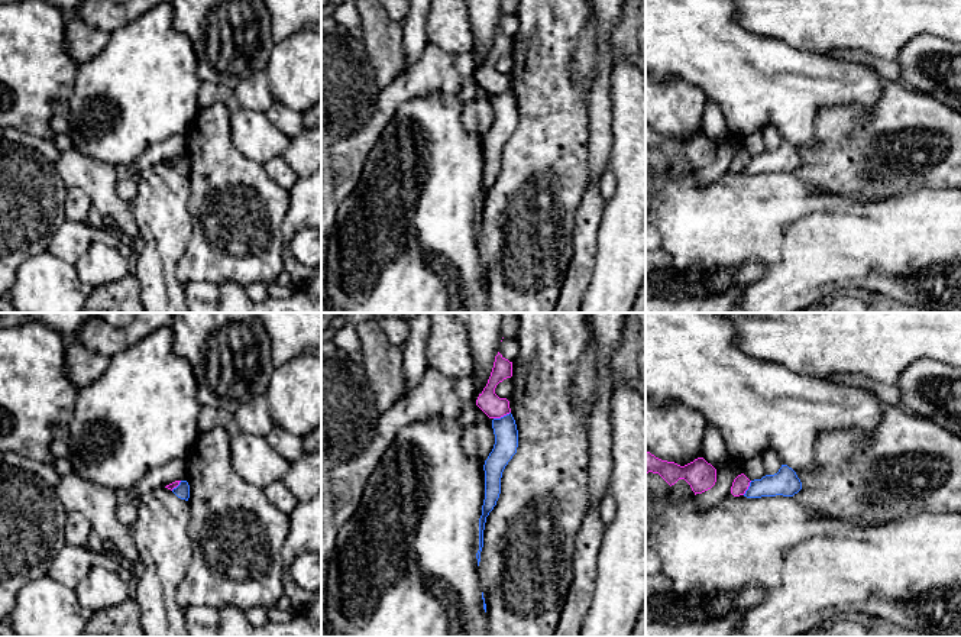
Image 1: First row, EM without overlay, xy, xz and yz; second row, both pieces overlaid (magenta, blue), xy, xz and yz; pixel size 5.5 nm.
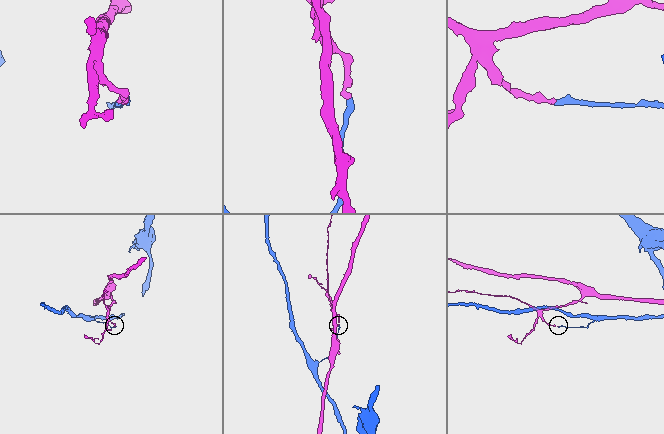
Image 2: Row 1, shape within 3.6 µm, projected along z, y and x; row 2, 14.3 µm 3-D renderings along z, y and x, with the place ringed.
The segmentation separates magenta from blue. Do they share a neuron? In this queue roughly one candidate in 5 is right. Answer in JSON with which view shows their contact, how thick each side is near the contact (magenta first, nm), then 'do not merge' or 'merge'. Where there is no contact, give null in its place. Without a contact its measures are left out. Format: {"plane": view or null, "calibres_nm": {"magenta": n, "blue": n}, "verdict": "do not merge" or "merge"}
{"plane": "xz", "calibres_nm": {"magenta": 120, "blue": 130}, "verdict": "do not merge"}

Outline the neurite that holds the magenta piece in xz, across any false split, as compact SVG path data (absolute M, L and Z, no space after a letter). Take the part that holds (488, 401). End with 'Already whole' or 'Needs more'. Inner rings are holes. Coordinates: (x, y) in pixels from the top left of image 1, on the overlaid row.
M499 352L495 356L494 368L488 379L486 387L479 394L476 405L489 417L501 418L511 413L509 401L499 398L495 394L495 388L499 382L512 376L512 362L505 359Z. Already whole

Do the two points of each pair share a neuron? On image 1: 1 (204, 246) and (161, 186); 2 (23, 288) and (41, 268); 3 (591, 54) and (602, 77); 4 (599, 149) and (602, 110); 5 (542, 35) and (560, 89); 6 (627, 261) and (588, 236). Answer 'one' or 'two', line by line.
1: two
2: one
3: two
4: one
5: one
6: two

